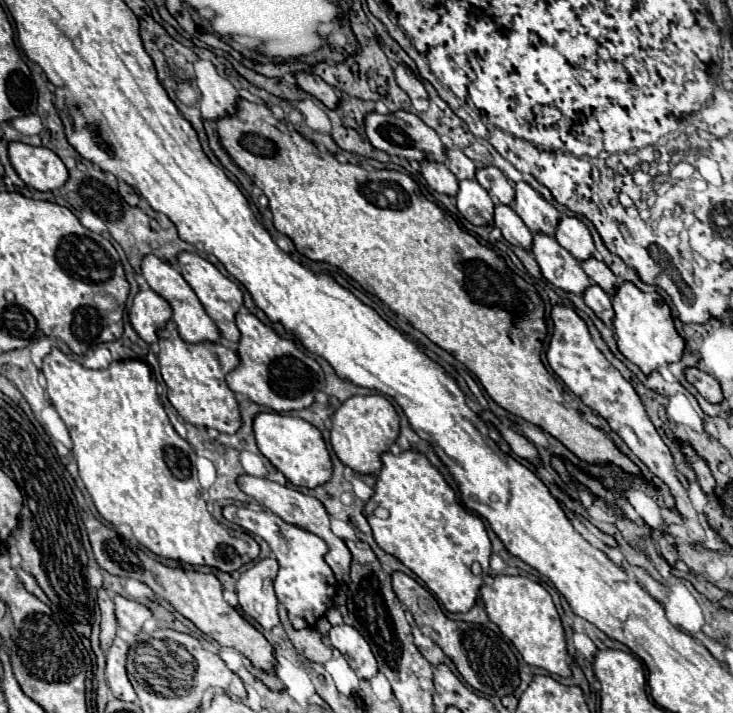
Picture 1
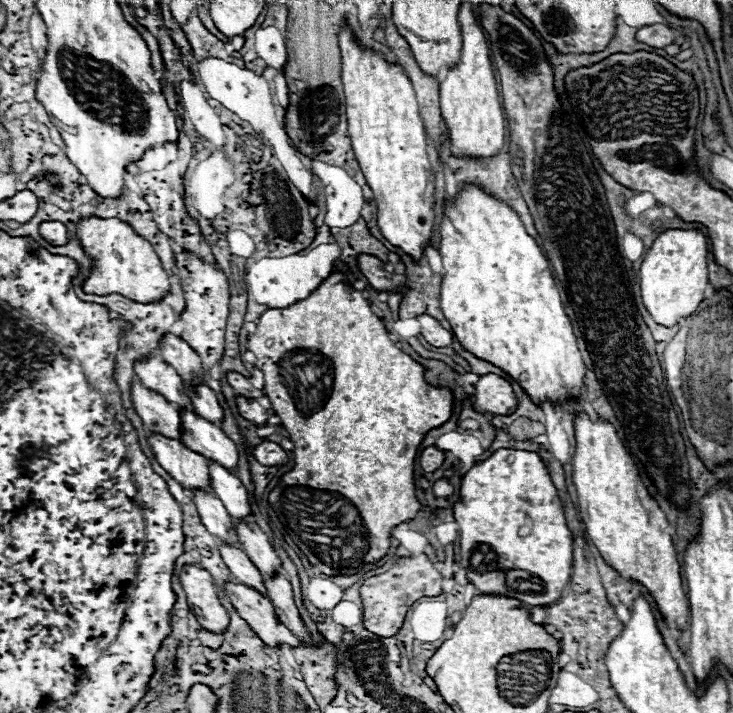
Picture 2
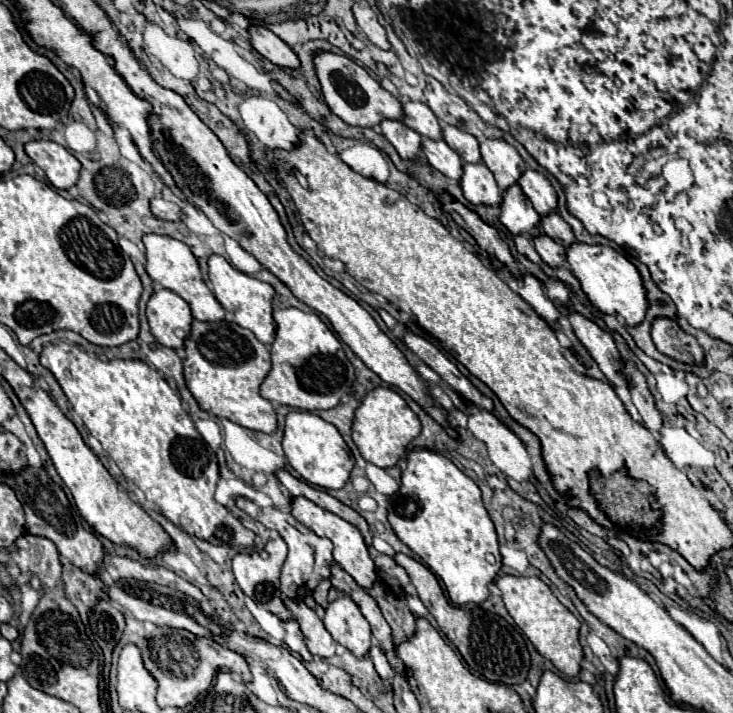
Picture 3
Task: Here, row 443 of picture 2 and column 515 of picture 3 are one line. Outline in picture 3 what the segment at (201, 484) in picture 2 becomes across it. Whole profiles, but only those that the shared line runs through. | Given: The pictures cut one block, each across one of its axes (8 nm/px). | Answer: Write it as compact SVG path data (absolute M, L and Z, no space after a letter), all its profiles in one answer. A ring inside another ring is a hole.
M486 138L480 142L480 154L484 164L492 170L498 186L504 190L514 184L520 172L526 168L518 150L504 138Z

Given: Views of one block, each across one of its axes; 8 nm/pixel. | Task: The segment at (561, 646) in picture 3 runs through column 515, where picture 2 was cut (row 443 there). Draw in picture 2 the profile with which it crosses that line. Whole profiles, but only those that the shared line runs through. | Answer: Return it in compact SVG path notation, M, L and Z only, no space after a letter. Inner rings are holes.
M580 414L574 418L574 428L576 450L572 458L572 478L588 540L598 548L604 562L610 564L622 578L630 578L646 588L666 624L676 622L680 632L686 630L690 616L688 598L682 586L676 550L670 534L666 532L666 514L648 496L638 468L622 446L612 424L600 420L590 422L586 414Z

